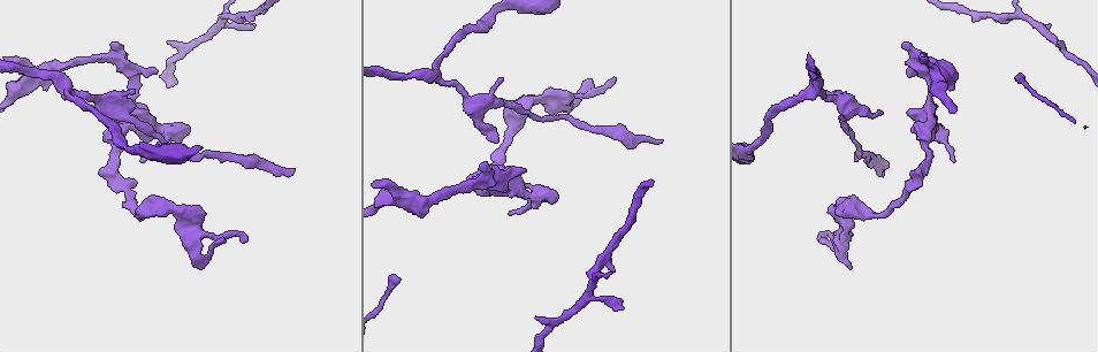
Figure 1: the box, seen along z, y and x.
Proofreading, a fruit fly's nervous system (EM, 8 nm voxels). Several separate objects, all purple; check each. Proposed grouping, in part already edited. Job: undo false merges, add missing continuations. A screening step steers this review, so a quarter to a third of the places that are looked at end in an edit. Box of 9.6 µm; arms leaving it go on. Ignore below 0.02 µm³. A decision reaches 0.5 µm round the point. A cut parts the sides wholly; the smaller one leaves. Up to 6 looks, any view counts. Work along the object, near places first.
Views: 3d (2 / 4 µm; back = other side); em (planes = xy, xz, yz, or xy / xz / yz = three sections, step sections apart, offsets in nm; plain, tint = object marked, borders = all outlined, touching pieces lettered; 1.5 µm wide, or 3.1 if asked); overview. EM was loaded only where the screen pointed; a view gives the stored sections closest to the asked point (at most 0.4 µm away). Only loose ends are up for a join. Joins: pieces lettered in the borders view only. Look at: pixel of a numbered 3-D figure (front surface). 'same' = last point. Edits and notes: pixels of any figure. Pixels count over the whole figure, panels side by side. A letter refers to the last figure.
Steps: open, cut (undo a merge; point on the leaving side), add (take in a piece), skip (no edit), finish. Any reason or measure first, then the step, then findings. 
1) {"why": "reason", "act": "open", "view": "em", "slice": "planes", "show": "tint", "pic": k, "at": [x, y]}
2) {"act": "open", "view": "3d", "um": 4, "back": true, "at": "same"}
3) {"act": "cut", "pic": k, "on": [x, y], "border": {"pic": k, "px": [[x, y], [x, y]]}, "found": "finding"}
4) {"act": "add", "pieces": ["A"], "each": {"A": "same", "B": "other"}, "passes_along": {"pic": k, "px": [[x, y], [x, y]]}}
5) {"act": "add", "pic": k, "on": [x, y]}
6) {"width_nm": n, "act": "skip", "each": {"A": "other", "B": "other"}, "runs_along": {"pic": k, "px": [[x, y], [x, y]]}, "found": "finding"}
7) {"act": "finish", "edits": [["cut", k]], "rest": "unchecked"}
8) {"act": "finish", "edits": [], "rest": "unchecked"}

{"why": "an open end", "act": "open", "view": "3d", "um": 4, "pic": 1, "at": [905, 42]}

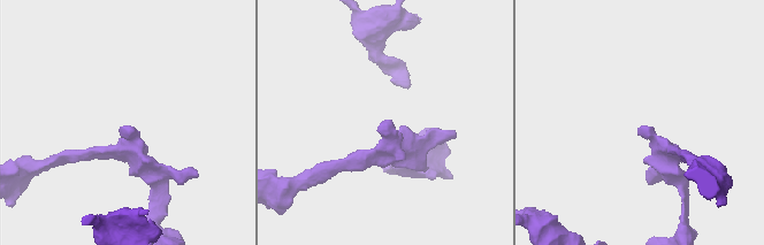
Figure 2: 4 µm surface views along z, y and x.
{"act": "open", "view": "em", "slice": "xz", "step": 8, "show": "tint", "pic": 2, "at": [382, 125]}

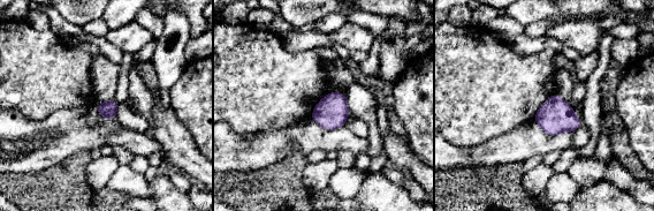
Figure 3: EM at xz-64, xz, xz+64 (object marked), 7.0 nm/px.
{"act": "open", "view": "em", "slice": "xz", "step": 8, "show": "borders", "at": "same"}

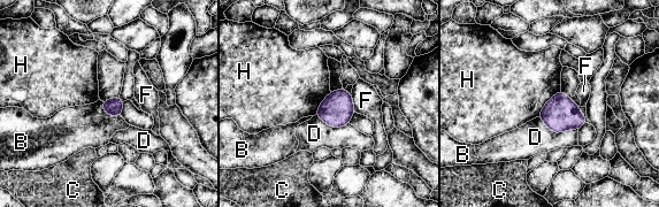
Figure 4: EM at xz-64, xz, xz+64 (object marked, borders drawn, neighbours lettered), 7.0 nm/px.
{"width_nm": 120, "act": "skip", "each": {"B": "other", "C": "other", "D": "other", "F": "other", "H": "other"}, "border": {"pic": 4, "px": [[560, 90], [545, 104], [538, 116]]}, "found": "none of them fits"}

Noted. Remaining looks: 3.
{"why": "tapers out", "act": "open", "view": "3d", "um": 2, "pic": 1, "at": [508, 213]}

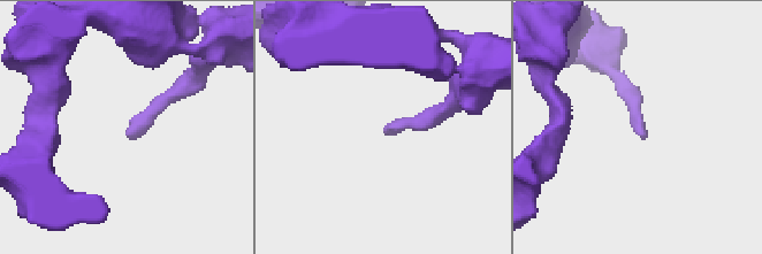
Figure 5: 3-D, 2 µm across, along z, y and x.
{"why": "need the tissue", "act": "open", "view": "em", "slice": "planes", "show": "borders", "pic": 5, "at": [392, 134]}

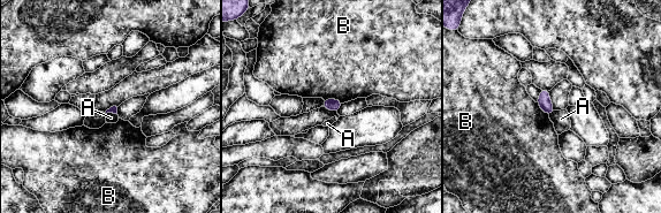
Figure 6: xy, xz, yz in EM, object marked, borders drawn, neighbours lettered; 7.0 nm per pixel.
{"act": "skip", "each": {"A": "other", "B": "other"}, "border": {"pic": 6, "px": [[555, 111], [549, 116]]}, "found": "no lettered piece goes on from it"}

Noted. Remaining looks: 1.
{"why": "an open end", "act": "open", "view": "em", "slice": "planes", "show": "borders", "pic": 1, "at": [817, 237]}

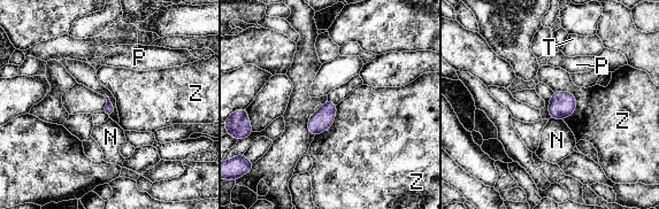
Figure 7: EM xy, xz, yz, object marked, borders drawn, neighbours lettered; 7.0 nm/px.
{"act": "skip", "each": {"N": "other", "P": "other", "T": "other", "Z": "other"}, "border": {"pic": 7, "px": [[553, 91], [575, 99], [562, 120]]}, "found": "none of them fits"}

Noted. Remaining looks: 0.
{"act": "finish", "edits": [], "rest": "unchecked"}

